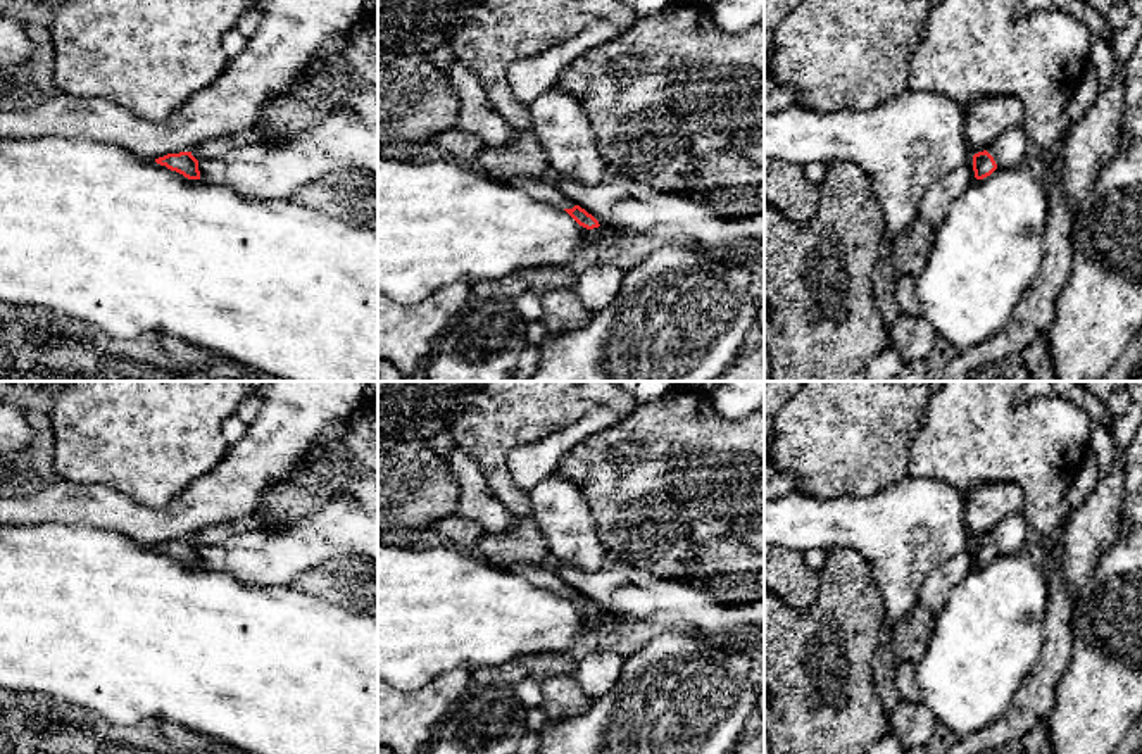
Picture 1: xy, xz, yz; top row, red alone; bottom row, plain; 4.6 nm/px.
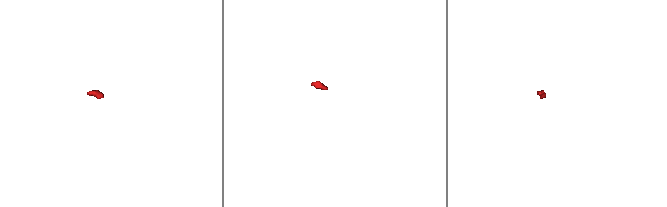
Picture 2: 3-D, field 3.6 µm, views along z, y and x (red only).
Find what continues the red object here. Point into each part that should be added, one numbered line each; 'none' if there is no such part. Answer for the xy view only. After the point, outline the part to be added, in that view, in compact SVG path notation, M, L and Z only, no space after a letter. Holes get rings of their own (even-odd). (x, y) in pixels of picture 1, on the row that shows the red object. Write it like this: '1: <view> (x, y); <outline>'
none

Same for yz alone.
1: yz (1010, 150); M1013 126L987 152L994 157L997 167L1009 169L1020 167L1028 155L1028 145L1030 140L1023 126Z

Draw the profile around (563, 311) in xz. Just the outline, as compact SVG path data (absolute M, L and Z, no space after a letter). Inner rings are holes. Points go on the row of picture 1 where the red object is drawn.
M549 288L540 292L543 316L542 323L549 335L576 331L592 319L592 314L573 288Z

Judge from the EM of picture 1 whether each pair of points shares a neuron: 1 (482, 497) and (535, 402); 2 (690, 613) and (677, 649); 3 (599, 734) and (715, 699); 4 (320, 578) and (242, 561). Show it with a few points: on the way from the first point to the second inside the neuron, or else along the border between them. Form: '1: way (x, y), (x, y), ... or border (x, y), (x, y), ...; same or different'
1: border (464, 452), (480, 468), (492, 492), (516, 515); different
2: border (673, 628), (699, 632), (721, 646); different
3: way (628, 734), (654, 734), (685, 703); same
4: border (337, 558), (301, 571), (288, 584); different

